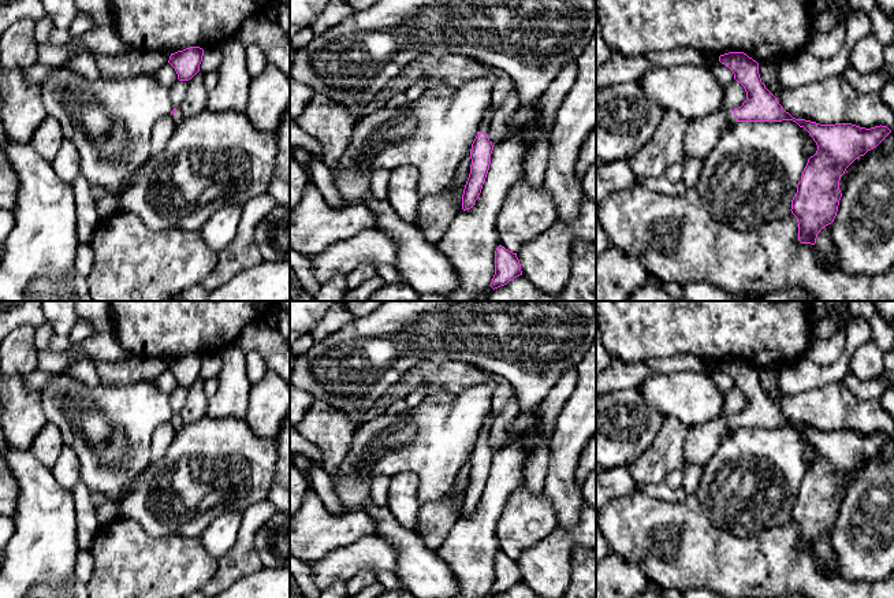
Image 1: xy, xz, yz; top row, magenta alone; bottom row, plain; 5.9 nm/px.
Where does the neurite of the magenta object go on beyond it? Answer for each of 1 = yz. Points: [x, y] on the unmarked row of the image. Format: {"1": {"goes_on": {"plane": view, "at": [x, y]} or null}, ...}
{"1": {"goes_on": {"plane": "yz", "at": [701, 441]}}}

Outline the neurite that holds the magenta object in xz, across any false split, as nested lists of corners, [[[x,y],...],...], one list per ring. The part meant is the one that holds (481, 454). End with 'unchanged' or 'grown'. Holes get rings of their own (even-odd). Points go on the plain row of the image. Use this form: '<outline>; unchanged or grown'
[[[491,413],[485,419],[483,428],[480,430],[477,442],[472,450],[470,456],[470,480],[466,487],[463,501],[462,501],[462,516],[470,516],[476,506],[478,505],[483,491],[485,489],[489,471],[491,471],[491,460],[493,457],[493,452],[488,445],[488,437],[492,427]]]; grown

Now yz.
[[[729,359],[720,361],[719,368],[729,374],[734,386],[744,393],[746,406],[738,415],[690,427],[683,445],[685,464],[703,467],[714,456],[722,435],[735,428],[793,427],[804,434],[816,449],[817,457],[808,465],[790,517],[797,524],[798,547],[815,551],[820,536],[837,523],[842,504],[841,483],[856,465],[876,454],[891,437],[882,431],[865,435],[852,430],[820,431],[796,426],[761,389],[756,367],[744,359]]]; grown

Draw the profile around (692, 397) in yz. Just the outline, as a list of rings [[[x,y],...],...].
[[[653,372],[636,389],[664,416],[674,416],[689,428],[723,416],[723,393],[707,372]]]

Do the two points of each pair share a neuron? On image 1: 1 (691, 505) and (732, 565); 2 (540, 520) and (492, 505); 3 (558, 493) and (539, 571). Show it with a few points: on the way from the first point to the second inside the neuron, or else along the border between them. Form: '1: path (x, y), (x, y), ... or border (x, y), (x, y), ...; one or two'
1: path (691, 520), (691, 524), (716, 550); one
2: border (525, 485), (510, 496), (496, 523), (498, 541); two
3: border (581, 505), (578, 520), (572, 527), (558, 527); two

